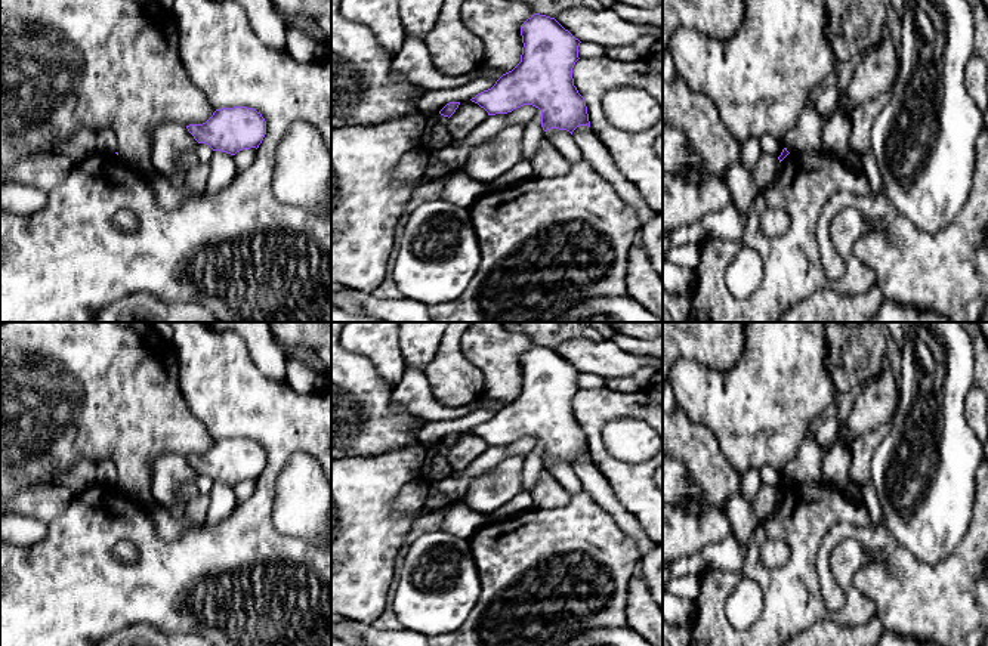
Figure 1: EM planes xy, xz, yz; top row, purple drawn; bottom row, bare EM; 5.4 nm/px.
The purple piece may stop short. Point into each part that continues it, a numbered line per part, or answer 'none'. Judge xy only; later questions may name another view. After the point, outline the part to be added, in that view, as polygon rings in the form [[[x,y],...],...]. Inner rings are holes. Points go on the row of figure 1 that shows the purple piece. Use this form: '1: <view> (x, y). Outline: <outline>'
none

